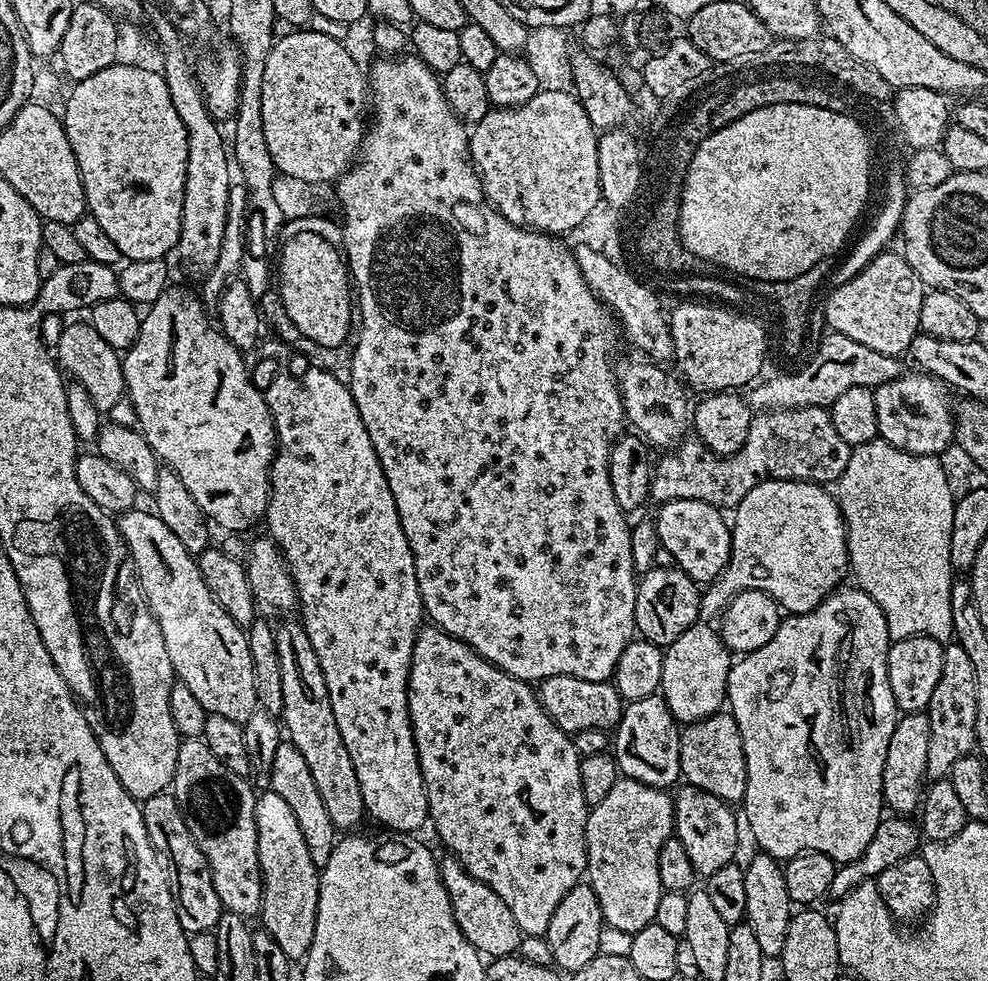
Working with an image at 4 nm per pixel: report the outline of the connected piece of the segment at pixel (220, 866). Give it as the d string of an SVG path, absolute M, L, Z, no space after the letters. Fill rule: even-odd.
M184 738L180 741L178 762L174 766L170 791L182 810L184 821L194 842L198 842L202 854L206 854L206 862L214 878L214 890L220 899L221 909L245 918L259 917L264 883L258 862L258 830L254 818L258 792L253 781L234 774L234 770L222 766L222 762L214 758L214 750L210 750L210 746L206 746L202 738Z

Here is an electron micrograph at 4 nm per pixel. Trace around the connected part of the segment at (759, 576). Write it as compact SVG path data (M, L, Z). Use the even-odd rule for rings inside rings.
M809 480L764 481L742 498L734 509L734 515L736 517L730 520L730 562L723 574L700 593L701 621L719 621L736 593L744 592L747 588L762 590L785 613L795 614L814 610L814 606L818 606L845 583L844 575L847 577L850 572L848 532L844 529L844 515L840 513L835 495L823 483L812 483Z

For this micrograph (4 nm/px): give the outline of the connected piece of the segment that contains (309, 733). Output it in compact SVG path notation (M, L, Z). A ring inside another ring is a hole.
M285 619L284 625L276 628L276 645L278 646L278 666L282 670L282 728L287 739L302 754L306 766L310 766L310 774L318 785L318 795L330 813L330 822L334 822L337 830L356 830L360 819L366 813L362 802L362 786L358 786L358 774L354 774L354 762L350 762L350 753L342 742L342 734L338 734L338 722L334 722L334 710L330 710L330 694L326 690L326 678L322 678L322 666L318 666L318 654L314 654L314 646L310 646L310 638L306 634L303 623L299 619Z

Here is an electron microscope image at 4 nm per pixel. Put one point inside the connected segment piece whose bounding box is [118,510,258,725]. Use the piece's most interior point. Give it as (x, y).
(209, 652)

